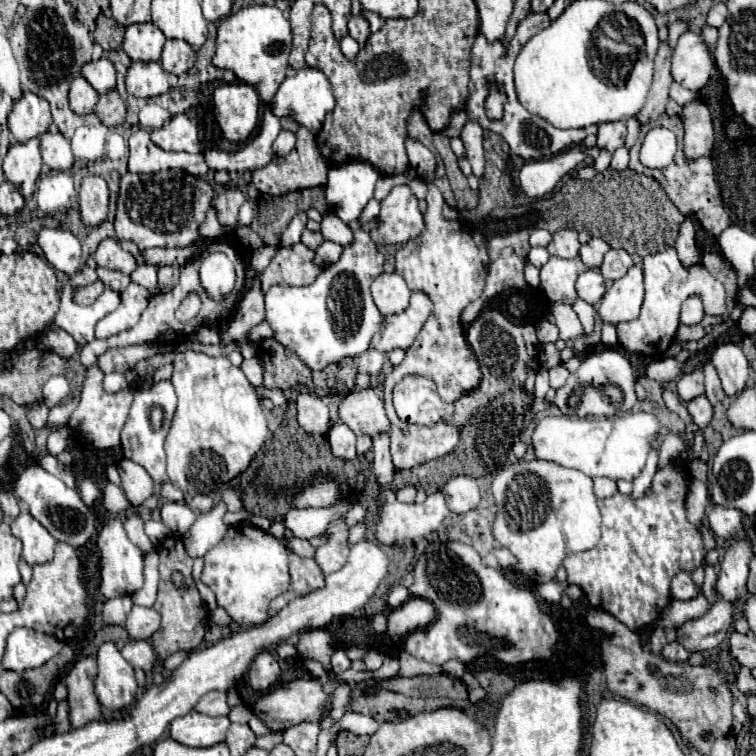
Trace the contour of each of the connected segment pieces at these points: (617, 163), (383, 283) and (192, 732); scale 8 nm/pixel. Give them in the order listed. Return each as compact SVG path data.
M620 147L614 151L610 167L612 169L626 169L628 167L628 147Z
M382 273L372 283L372 299L382 317L402 313L410 301L410 289L398 273Z
M190 711L170 723L170 737L186 747L214 747L224 741L228 725L228 717L210 717Z

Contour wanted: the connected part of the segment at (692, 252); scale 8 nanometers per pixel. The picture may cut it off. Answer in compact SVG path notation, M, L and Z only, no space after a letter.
M688 213L684 223L680 225L680 233L678 233L678 239L676 239L676 249L678 249L680 261L684 265L702 263L702 257L696 249L696 231L700 231L700 221L696 219L696 215Z

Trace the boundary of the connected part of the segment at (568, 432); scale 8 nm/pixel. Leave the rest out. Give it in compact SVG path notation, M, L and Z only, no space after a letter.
M644 411L612 419L594 417L580 419L574 415L544 417L542 421L538 421L532 433L532 449L536 459L554 461L558 465L578 469L588 477L632 481L644 469L648 449L654 445L658 431L660 431L658 419Z

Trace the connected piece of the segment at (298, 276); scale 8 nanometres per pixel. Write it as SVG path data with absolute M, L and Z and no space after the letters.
M302 243L282 247L262 273L262 291L270 285L310 285L320 275L320 267L312 263L314 251Z

